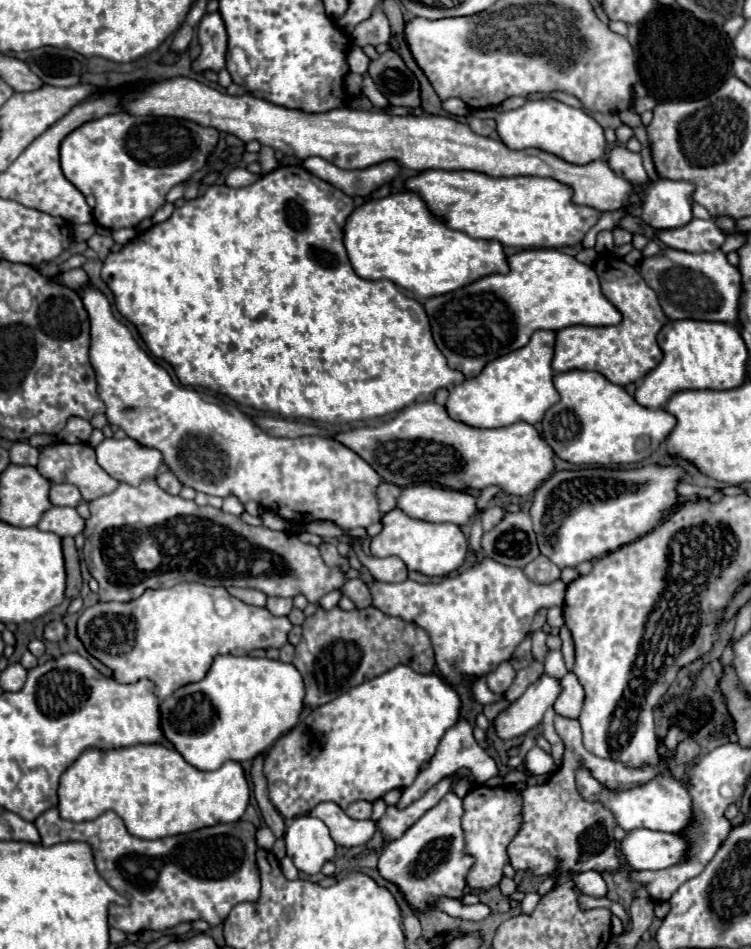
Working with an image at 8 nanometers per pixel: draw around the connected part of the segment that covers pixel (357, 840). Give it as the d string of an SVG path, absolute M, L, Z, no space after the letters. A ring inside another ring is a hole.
M320 803L310 811L310 815L316 815L318 819L322 819L330 829L334 843L342 847L364 845L374 835L374 829L376 829L372 819L368 821L350 819L336 803Z

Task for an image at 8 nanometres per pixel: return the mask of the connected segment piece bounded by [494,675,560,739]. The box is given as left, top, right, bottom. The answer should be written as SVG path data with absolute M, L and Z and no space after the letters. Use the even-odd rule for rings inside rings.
M542 675L536 683L532 683L520 699L510 703L504 711L494 719L494 731L500 739L514 739L526 735L536 729L542 721L542 715L560 693L558 679Z

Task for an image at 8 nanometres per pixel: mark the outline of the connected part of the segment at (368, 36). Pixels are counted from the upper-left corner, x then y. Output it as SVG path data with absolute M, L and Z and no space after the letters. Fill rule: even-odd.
M380 9L372 11L372 15L354 29L352 39L354 39L354 43L358 47L364 47L368 43L370 45L388 43L388 39L390 39L390 25L388 25L386 15Z

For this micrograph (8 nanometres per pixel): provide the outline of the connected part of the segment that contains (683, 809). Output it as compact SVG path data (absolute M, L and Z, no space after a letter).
M588 769L576 771L576 781L578 781L578 791L582 793L582 797L590 799L590 801L600 799L608 809L612 809L612 813L618 819L618 825L622 829L626 829L626 831L632 831L632 829L652 829L652 831L678 833L678 831L684 831L686 827L692 825L692 797L668 773L654 777L646 785L634 787L630 791L620 791L620 793L604 789L596 779L590 777Z

